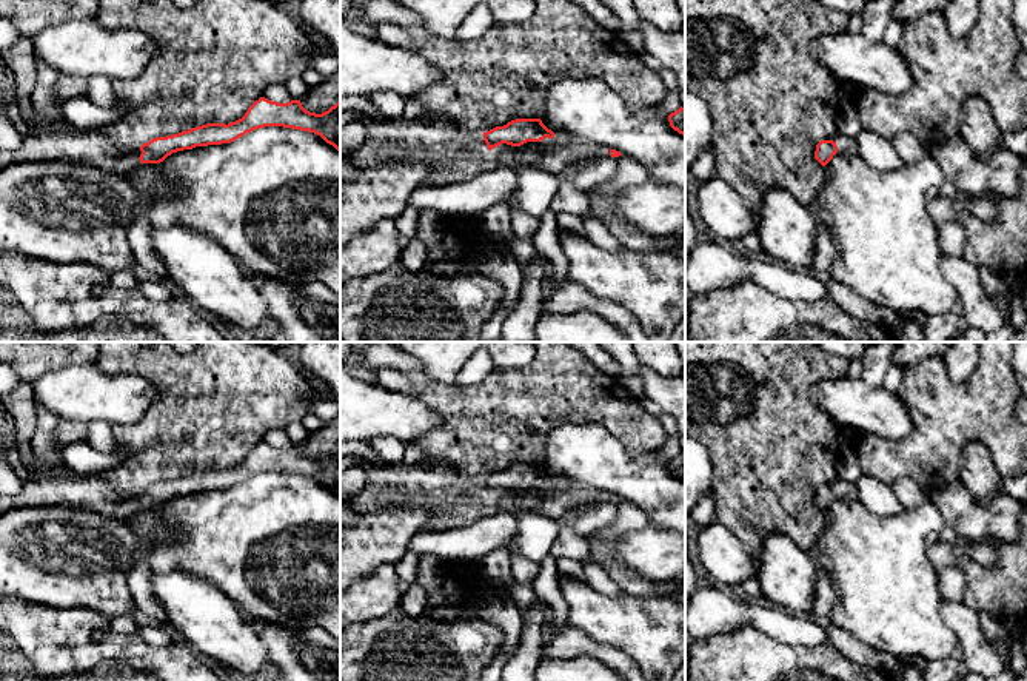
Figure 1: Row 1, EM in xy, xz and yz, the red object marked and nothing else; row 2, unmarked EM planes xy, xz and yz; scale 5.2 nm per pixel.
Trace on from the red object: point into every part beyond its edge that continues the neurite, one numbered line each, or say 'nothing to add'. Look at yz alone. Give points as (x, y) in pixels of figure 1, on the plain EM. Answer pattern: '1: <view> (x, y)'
nothing to add

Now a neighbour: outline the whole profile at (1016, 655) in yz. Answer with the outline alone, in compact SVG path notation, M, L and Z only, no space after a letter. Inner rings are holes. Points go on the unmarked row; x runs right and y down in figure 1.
M1022 626L1019 630L1012 632L1010 639L1010 650L1009 650L1009 661L1013 675L1016 676L1027 664L1027 653L1024 650L1024 636L1027 633L1027 627Z

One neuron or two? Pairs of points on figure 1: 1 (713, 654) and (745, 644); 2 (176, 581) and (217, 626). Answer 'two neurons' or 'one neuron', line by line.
1: one neuron
2: one neuron

